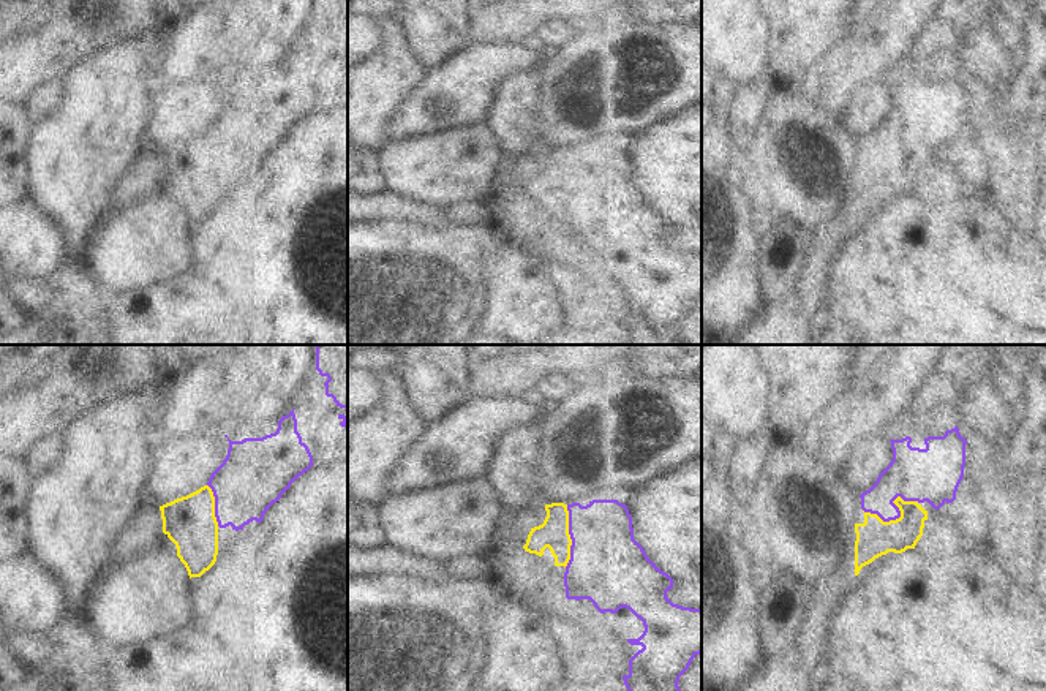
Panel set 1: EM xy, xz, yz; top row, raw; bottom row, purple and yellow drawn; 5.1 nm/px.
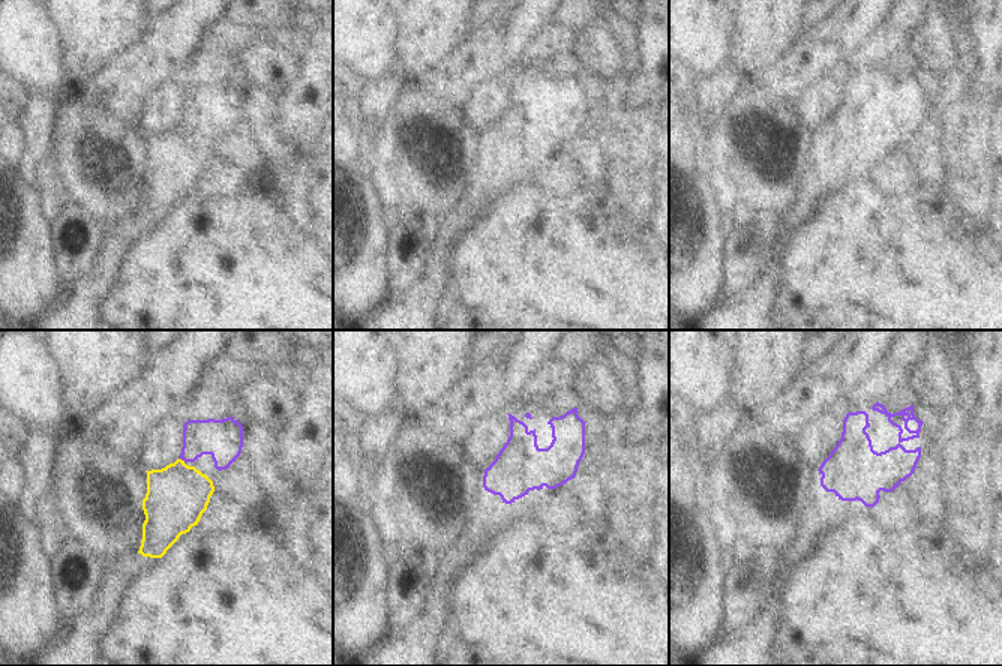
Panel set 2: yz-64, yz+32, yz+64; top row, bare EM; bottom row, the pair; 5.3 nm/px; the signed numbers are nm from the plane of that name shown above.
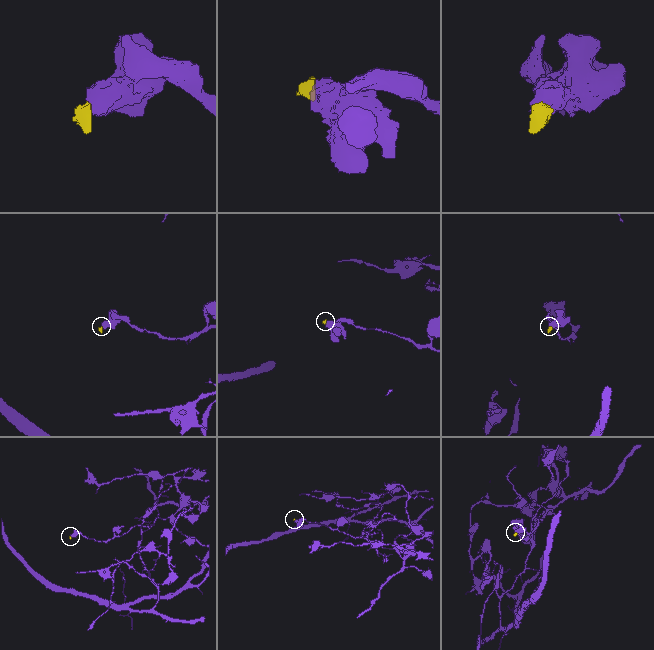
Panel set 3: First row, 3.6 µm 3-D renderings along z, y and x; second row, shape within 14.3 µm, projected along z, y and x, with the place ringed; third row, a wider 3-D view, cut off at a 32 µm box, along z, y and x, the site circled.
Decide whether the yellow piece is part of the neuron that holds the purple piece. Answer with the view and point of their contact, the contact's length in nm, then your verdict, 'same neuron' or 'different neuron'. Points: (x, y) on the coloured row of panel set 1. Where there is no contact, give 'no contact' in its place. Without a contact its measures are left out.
meets purple in yz at (899, 514); contact 300 nm long; same neuron

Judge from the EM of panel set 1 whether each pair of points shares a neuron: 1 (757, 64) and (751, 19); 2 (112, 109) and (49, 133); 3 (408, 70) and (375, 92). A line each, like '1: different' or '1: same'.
1: same
2: same
3: same

